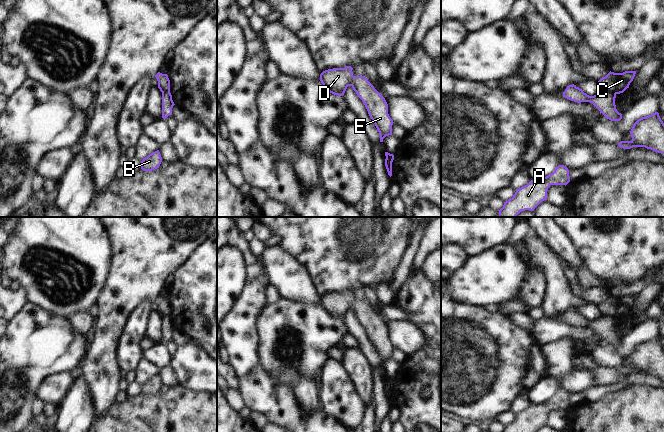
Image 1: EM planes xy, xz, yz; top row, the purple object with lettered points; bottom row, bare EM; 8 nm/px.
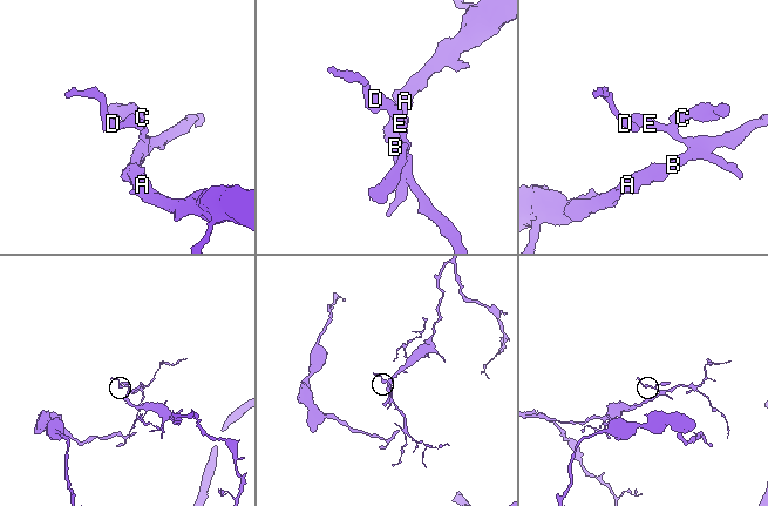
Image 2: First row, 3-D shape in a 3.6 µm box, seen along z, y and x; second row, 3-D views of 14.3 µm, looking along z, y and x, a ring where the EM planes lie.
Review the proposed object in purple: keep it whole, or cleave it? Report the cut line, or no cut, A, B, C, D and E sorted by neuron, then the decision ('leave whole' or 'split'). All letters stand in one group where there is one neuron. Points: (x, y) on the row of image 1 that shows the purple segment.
cut in yz along (602, 90), (608, 90), (615, 94); A B D E / C; split

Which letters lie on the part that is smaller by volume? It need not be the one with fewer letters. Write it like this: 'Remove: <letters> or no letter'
Remove: C

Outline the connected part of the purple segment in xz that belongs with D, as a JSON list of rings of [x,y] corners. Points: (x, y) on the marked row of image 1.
[[[351,66],[325,70],[320,74],[320,81],[330,93],[338,96],[343,96],[351,86],[364,103],[383,142],[386,136],[392,135],[394,123],[388,114],[388,104],[365,76],[353,76],[352,70]]]

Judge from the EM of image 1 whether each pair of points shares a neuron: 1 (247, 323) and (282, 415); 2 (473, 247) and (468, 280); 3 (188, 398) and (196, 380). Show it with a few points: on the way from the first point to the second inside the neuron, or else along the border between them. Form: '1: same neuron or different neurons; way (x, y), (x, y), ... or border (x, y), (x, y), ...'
1: same neuron; way (247, 346), (248, 372), (252, 381), (263, 392)
2: different neurons; border (494, 245), (469, 256)
3: different neurons; border (178, 383), (193, 390), (206, 391)

